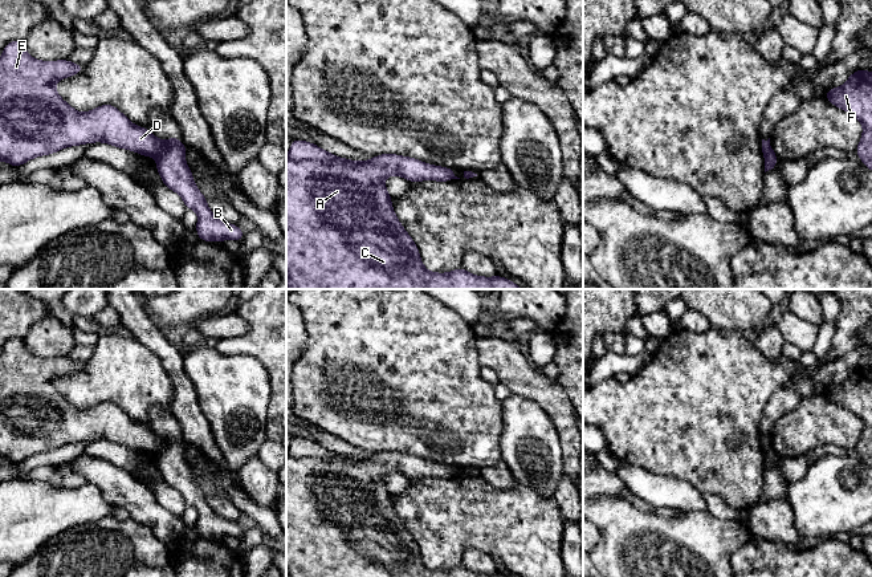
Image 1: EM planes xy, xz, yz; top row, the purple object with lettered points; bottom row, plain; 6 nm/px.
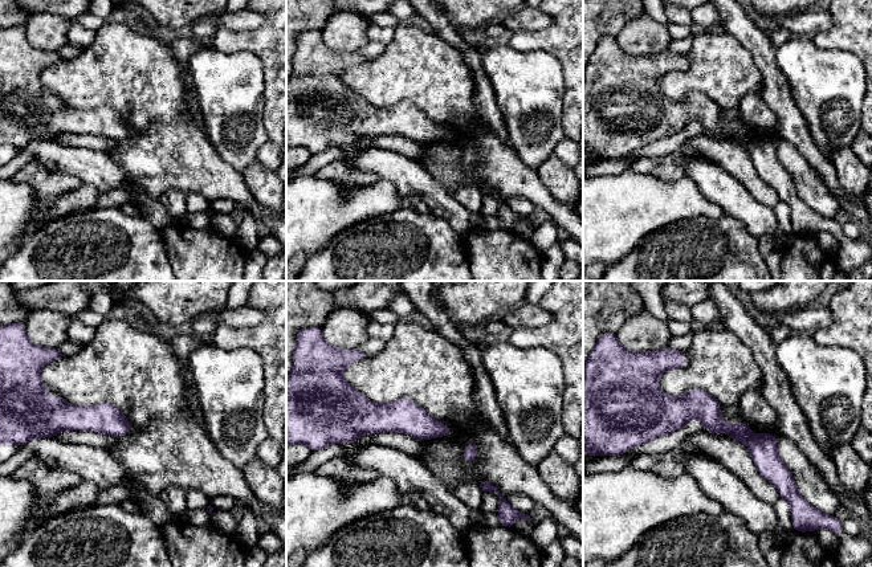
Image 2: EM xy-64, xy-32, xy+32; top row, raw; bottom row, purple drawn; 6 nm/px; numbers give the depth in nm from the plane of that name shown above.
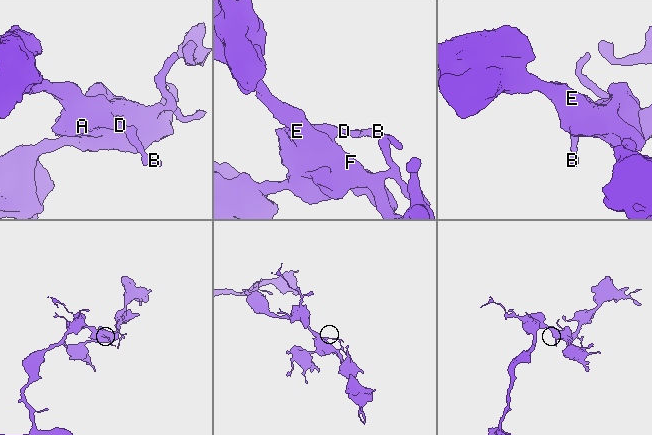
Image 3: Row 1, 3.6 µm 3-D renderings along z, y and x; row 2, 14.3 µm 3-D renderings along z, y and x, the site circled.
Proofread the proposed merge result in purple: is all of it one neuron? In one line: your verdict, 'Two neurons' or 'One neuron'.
Two neurons

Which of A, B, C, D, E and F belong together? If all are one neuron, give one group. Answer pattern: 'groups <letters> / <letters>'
groups A C D E F / B

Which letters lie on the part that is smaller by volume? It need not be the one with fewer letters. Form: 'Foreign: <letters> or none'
Foreign: B

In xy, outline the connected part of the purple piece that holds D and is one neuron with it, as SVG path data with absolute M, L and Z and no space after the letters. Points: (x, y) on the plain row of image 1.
M17 337L4 344L0 354L0 458L17 464L32 455L90 439L106 439L144 454L160 451L158 435L150 427L131 420L117 405L103 401L91 409L78 410L56 390L58 377L83 366L85 362L69 357L37 358Z

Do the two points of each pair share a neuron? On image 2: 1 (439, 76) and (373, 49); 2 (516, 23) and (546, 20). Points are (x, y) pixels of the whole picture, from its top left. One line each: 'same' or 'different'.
1: different
2: same

